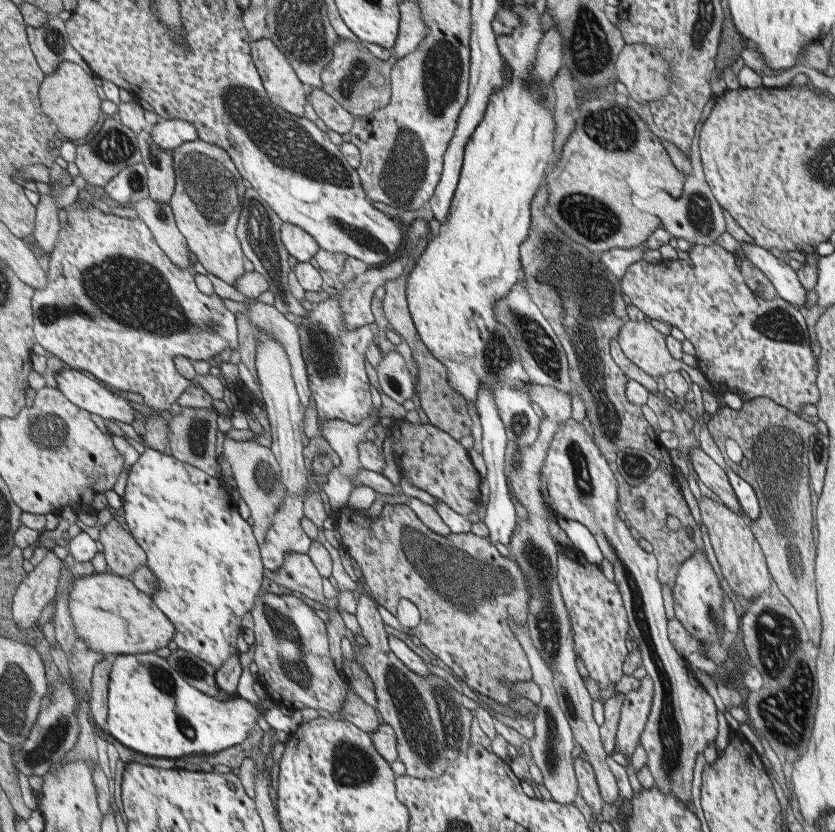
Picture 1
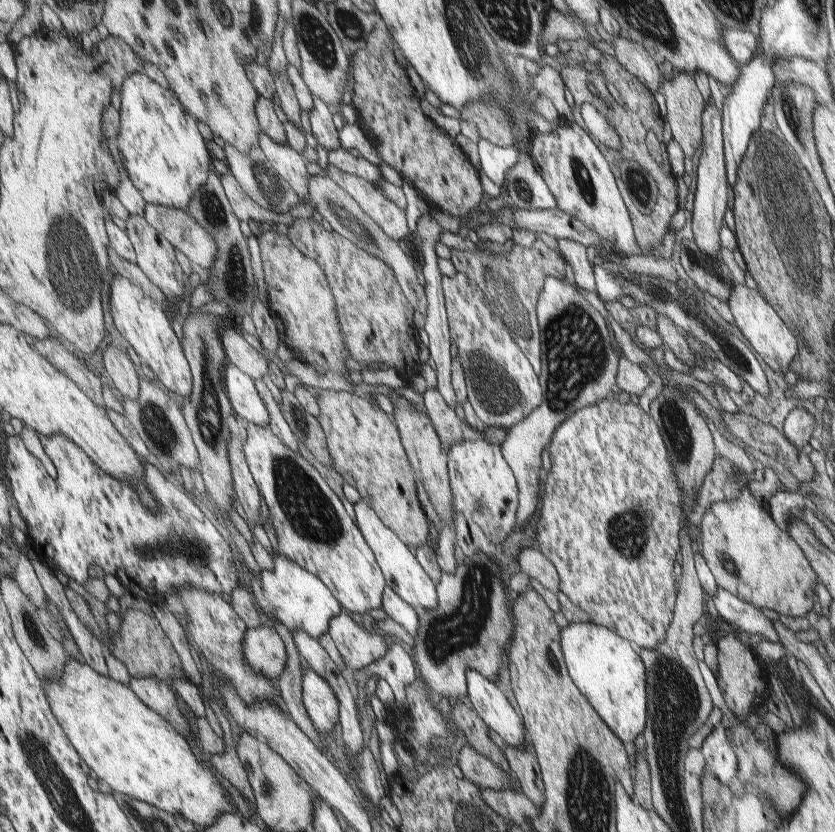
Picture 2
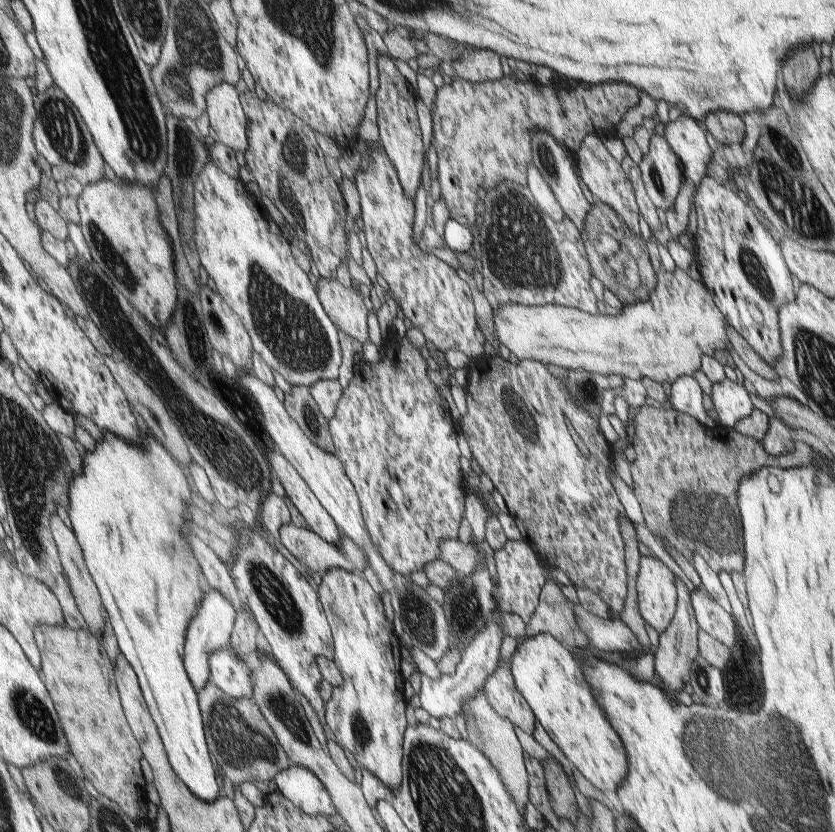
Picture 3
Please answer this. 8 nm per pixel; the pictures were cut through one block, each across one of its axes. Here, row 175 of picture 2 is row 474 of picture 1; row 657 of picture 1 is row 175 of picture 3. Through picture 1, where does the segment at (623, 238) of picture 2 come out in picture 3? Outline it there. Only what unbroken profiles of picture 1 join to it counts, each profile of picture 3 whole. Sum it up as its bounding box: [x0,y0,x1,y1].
[645,134,685,211]

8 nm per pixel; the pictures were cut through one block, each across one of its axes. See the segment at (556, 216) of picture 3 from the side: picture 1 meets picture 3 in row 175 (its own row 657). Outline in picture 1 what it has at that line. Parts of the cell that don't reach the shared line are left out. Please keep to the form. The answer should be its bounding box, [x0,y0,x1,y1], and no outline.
[510,620,578,803]

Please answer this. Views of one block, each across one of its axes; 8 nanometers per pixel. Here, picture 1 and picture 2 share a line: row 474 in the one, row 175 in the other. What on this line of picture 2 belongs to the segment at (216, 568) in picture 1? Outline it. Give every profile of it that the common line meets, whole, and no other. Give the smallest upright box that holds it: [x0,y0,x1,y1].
[118,73,216,212]

